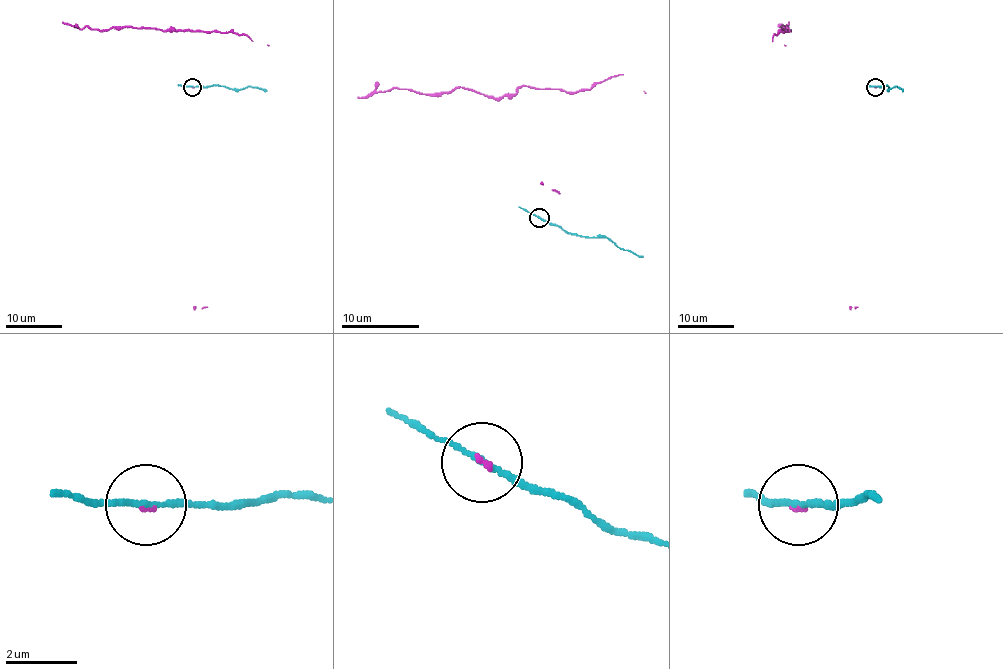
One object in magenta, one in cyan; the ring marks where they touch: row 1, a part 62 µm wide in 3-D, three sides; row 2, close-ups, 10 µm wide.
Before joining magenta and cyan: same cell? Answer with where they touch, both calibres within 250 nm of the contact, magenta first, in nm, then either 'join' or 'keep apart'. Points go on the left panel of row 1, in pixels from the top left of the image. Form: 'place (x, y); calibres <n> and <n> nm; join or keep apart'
place (192, 87); calibres 70 and 150 nm; join

